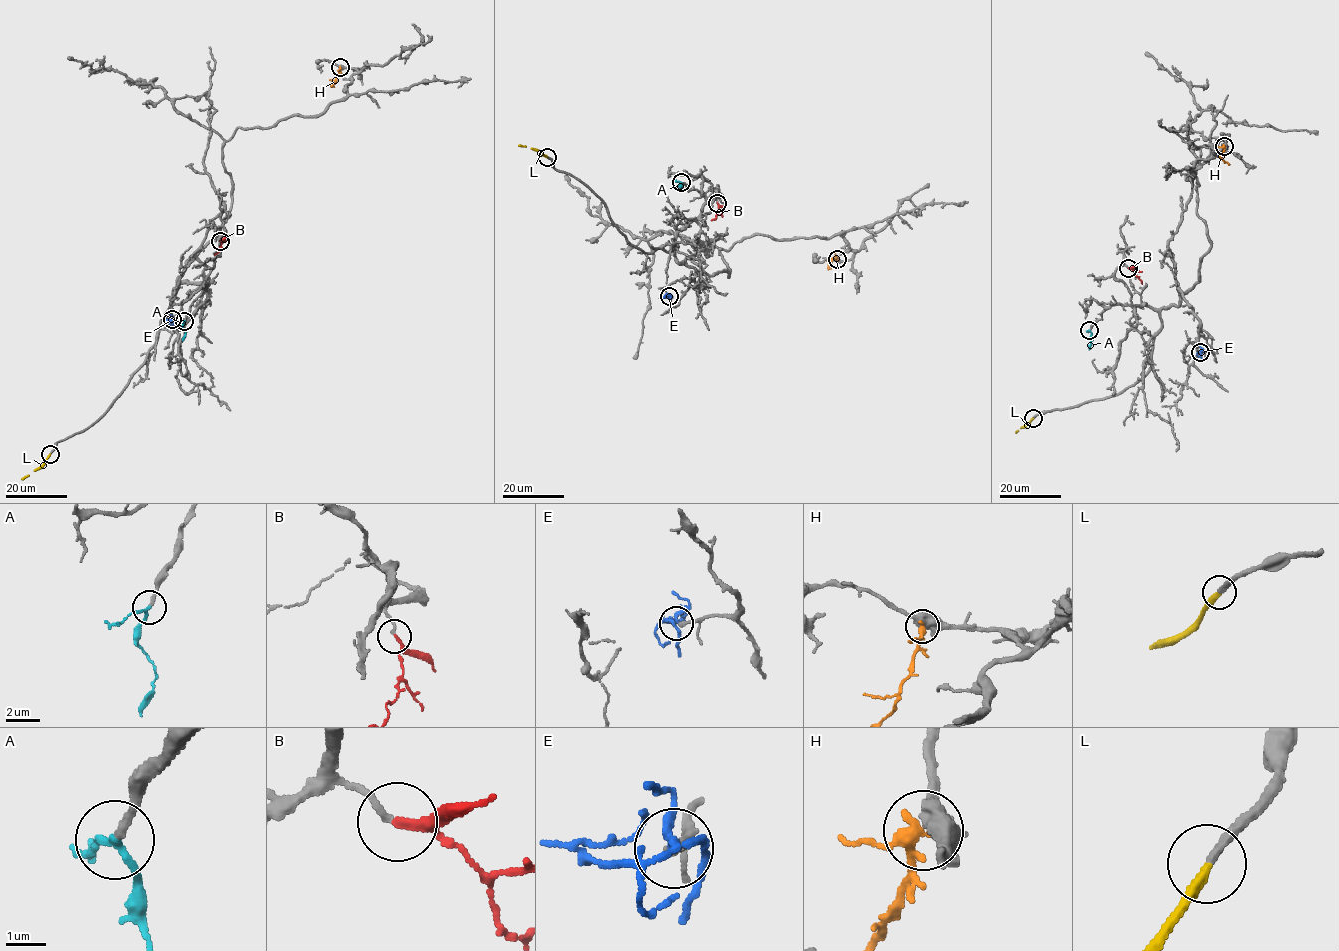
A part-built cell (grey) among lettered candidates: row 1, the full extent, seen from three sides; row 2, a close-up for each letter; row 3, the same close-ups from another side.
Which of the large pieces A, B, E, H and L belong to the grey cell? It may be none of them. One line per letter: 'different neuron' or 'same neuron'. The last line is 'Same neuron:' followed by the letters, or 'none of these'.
A: same neuron
B: same neuron
E: different neuron
H: different neuron
L: same neuron
Same neuron: A, B, L

